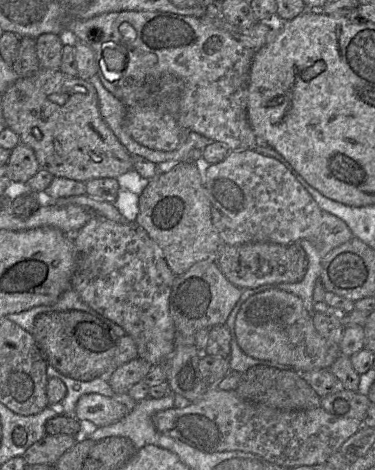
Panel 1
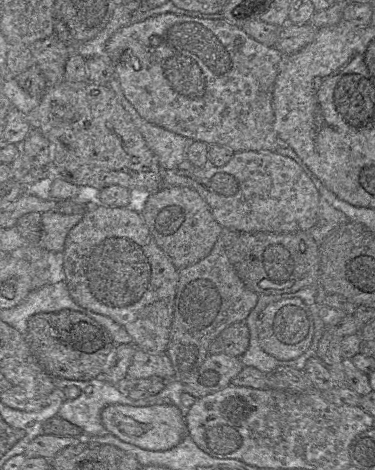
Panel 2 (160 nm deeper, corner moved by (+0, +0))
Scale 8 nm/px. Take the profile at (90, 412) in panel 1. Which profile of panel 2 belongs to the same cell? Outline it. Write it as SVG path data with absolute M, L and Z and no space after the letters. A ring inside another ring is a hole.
M111 404L101 412L101 421L108 433L120 440L151 451L166 451L177 446L186 435L185 410L172 404L134 407Z

